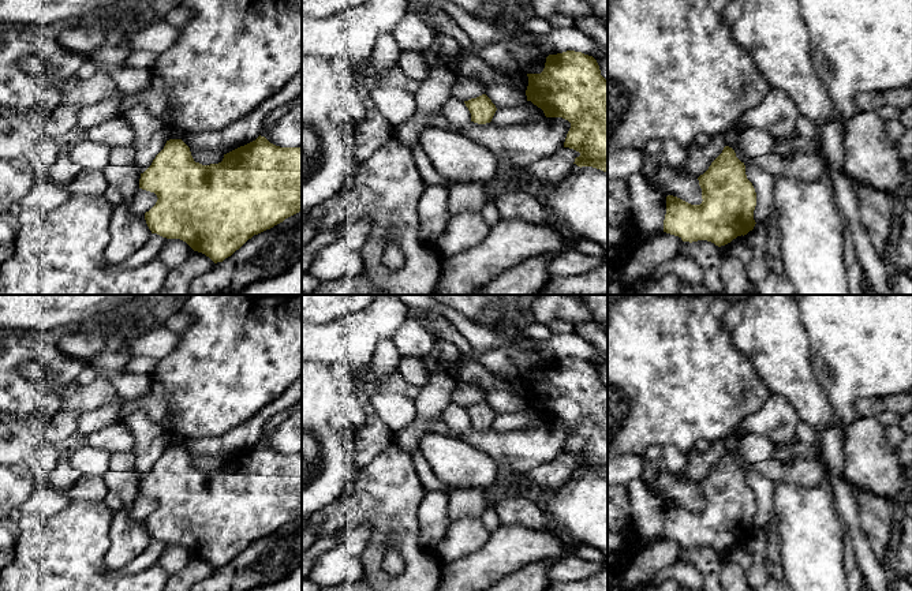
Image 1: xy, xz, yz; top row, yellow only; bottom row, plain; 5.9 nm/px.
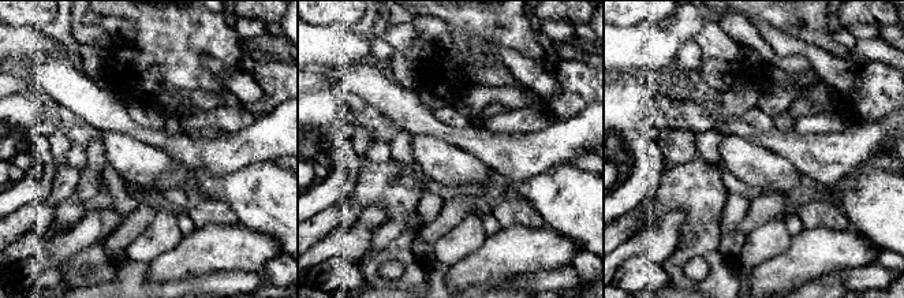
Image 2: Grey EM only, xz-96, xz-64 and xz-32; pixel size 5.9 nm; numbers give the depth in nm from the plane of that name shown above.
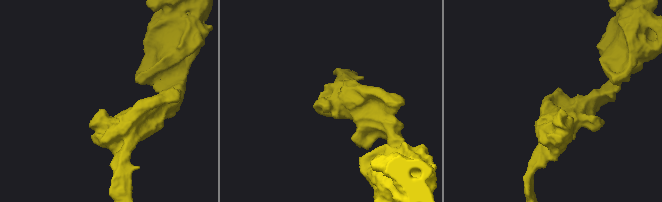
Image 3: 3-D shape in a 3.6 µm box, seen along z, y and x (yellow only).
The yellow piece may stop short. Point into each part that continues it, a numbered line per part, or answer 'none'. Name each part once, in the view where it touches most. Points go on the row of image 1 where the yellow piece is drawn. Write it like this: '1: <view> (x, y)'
none

